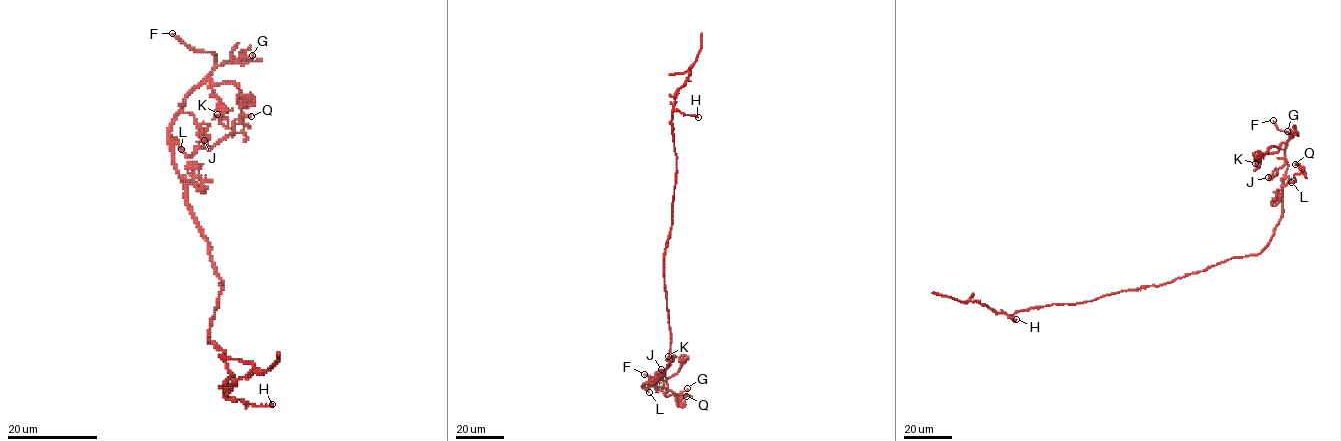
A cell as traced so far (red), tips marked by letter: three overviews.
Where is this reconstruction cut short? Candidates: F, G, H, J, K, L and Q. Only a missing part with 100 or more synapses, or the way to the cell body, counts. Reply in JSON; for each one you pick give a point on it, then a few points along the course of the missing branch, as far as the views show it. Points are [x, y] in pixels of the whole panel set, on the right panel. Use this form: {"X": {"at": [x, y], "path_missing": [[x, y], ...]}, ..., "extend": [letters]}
{"F": {"at": [1273, 120], "path_missing": [[1273, 120], [1268, 111], [1258, 102], [1260, 94], [1258, 96]]}, "extend": ["F"]}

